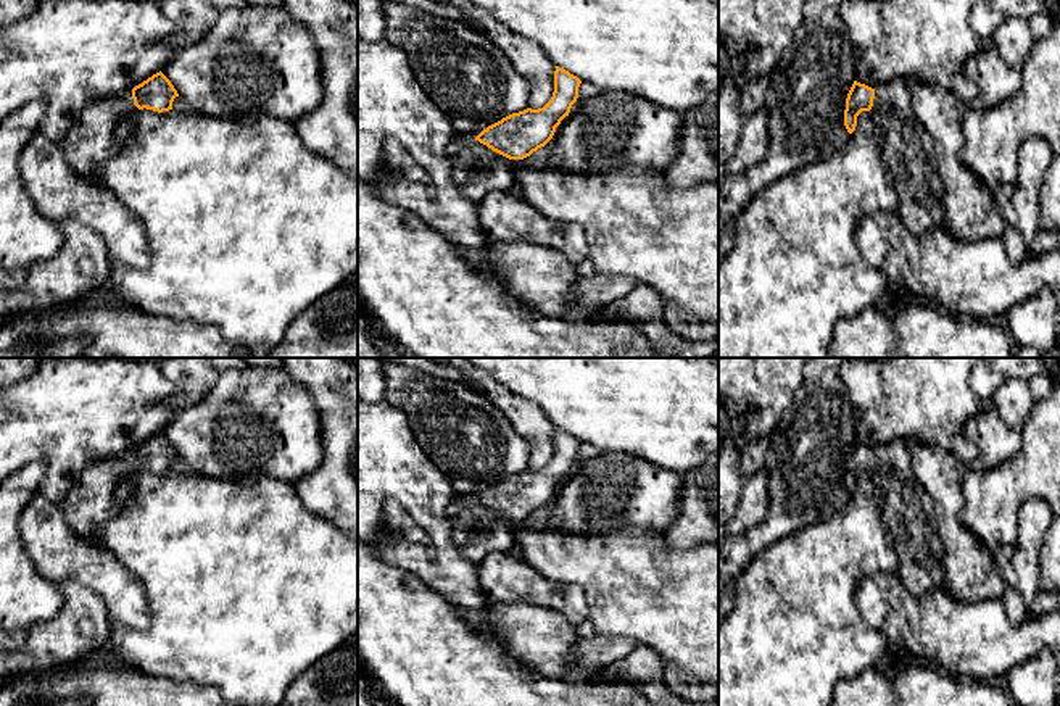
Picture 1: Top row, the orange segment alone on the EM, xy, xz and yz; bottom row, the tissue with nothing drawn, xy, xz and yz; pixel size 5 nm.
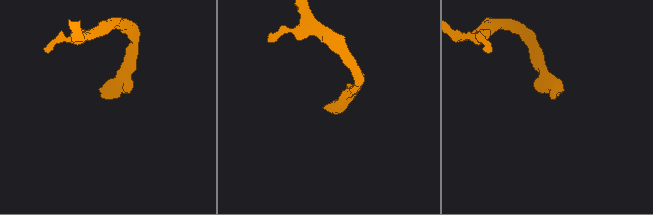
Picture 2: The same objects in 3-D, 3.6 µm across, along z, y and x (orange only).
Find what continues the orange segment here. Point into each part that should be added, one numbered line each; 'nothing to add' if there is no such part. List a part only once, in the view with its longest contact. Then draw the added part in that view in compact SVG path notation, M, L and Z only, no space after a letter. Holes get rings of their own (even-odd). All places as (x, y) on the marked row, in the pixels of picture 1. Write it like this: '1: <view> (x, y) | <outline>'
1: xz (477, 170) | M459 135L448 148L448 155L453 158L453 177L458 184L458 190L464 198L482 201L491 192L511 192L516 182L516 168L512 161L487 145L480 143L474 137Z

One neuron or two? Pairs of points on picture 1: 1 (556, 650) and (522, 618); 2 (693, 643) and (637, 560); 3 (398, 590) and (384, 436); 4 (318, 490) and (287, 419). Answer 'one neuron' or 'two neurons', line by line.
1: one neuron
2: one neuron
3: two neurons
4: two neurons

